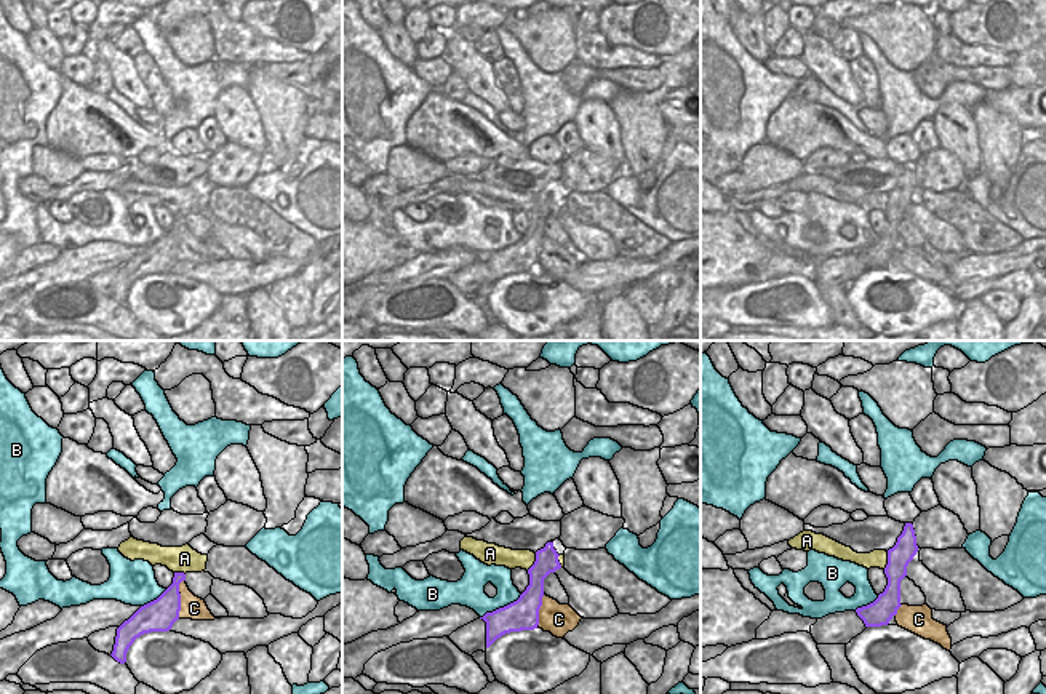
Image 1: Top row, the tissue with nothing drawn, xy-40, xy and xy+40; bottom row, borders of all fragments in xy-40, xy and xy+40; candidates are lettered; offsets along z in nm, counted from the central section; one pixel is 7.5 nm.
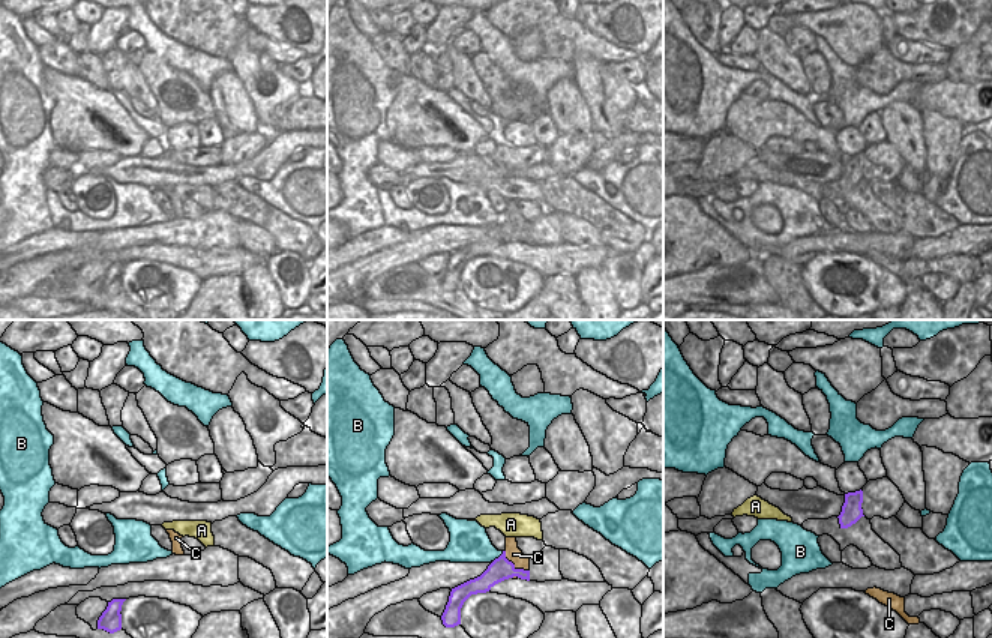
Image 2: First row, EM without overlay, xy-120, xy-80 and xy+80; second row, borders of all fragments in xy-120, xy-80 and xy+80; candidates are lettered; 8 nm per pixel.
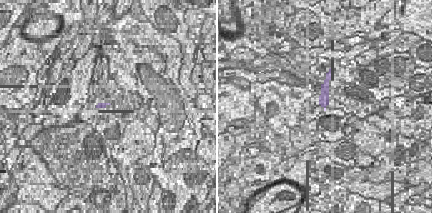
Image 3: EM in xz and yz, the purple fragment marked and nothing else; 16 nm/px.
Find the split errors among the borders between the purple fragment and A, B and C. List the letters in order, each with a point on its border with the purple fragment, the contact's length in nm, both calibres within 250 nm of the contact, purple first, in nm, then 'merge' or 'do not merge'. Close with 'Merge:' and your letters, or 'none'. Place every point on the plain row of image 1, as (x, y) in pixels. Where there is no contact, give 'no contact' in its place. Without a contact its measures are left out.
A: xy (534, 203) | 150 nm | 170/150 nm | do not merge
B: xy (501, 250) | 380 nm | 240/190 nm | do not merge
C: xy-40 (179, 240) | 300 nm | 240/170 nm | do not merge
Merge: none

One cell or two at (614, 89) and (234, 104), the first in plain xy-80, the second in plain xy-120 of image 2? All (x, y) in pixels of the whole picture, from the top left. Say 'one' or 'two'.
two

